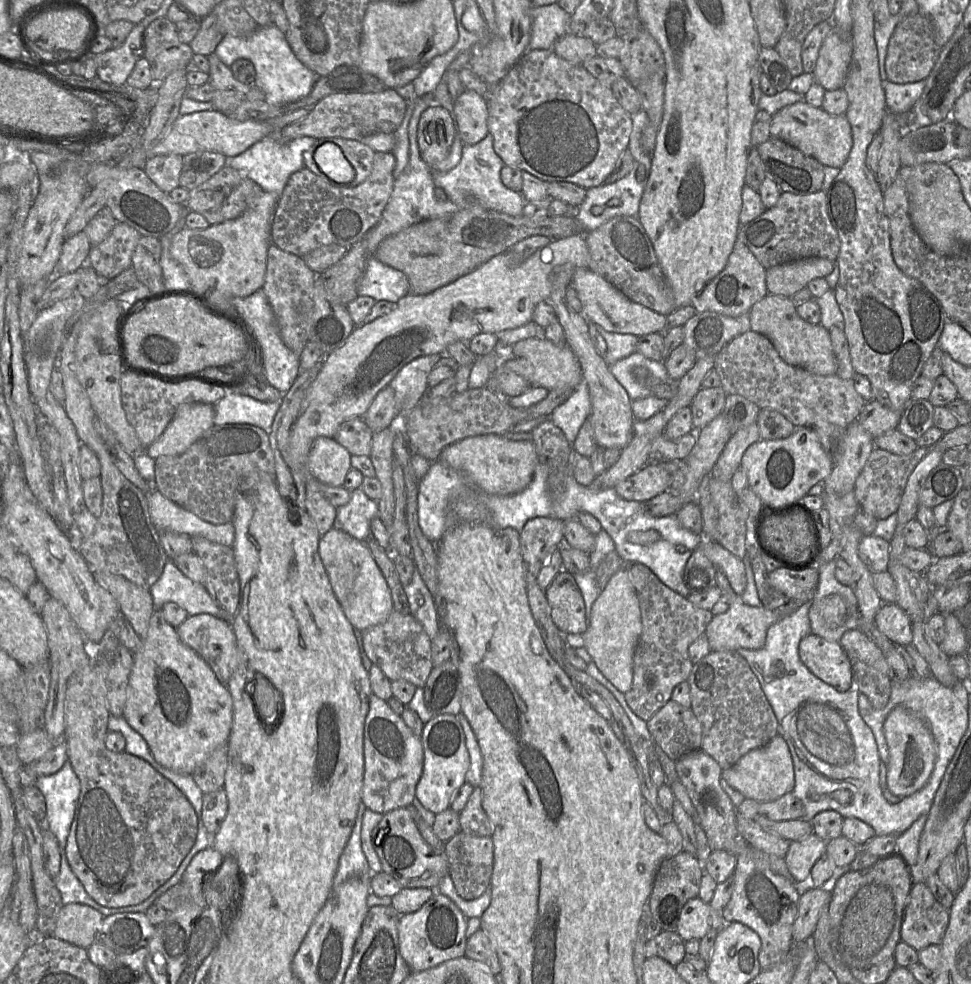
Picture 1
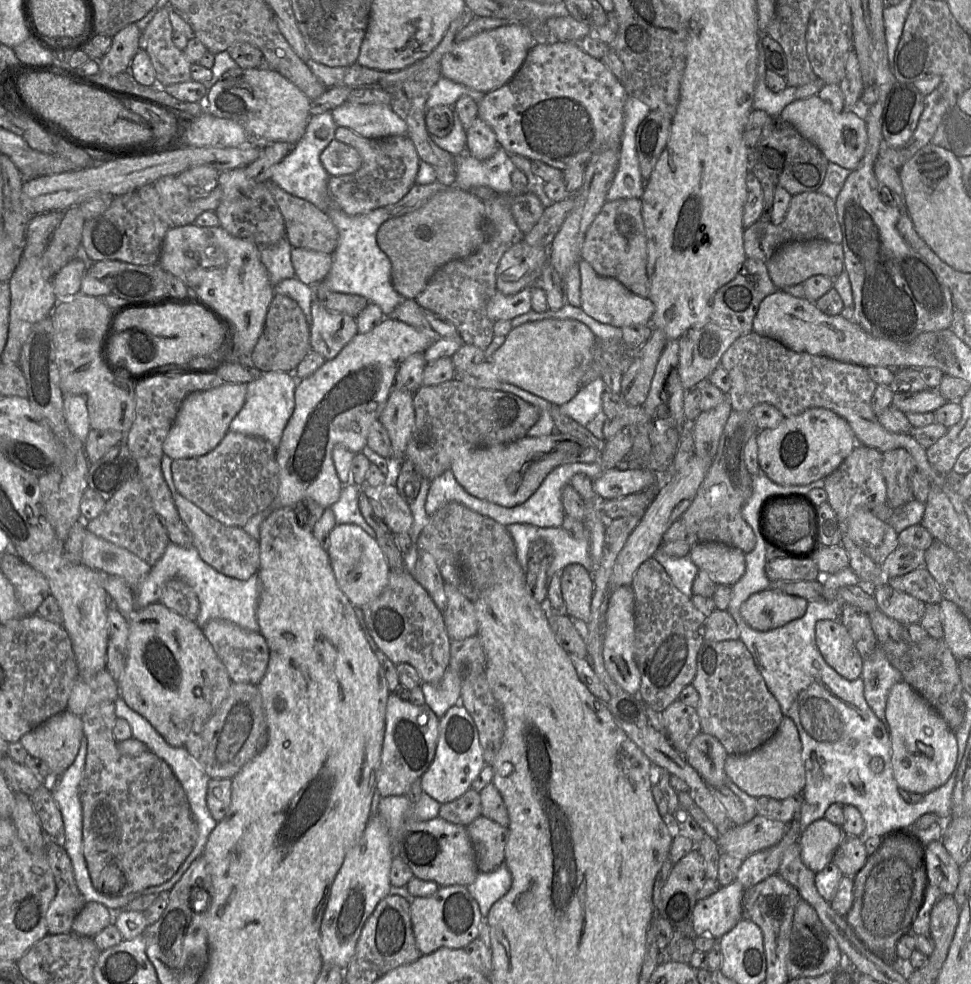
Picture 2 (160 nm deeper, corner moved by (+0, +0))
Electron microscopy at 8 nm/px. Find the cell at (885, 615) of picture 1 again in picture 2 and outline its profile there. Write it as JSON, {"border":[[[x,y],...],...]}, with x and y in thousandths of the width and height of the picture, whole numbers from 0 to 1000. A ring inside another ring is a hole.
{"border":[[[915,593],[904,597],[899,607],[906,621],[929,635],[947,633],[955,616],[951,611]]]}

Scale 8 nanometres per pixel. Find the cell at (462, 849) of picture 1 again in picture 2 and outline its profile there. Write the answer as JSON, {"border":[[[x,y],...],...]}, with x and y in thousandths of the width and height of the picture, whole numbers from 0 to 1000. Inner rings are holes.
{"border":[[[493,829],[480,842],[488,864],[492,887],[505,887],[512,883],[519,876],[523,840]]]}

